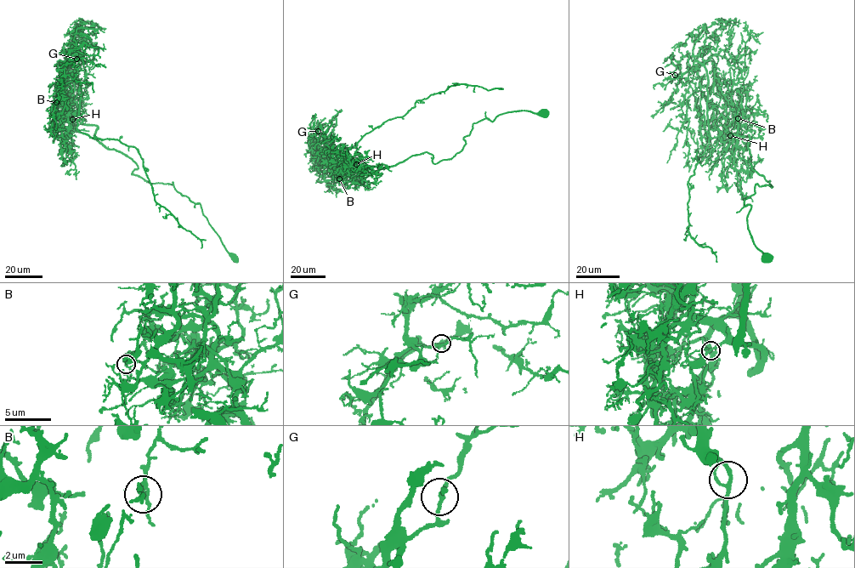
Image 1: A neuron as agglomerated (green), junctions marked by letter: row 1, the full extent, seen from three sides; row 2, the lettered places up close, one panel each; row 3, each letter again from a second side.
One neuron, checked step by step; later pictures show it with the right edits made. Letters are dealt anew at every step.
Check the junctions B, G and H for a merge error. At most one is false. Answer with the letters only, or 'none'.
B

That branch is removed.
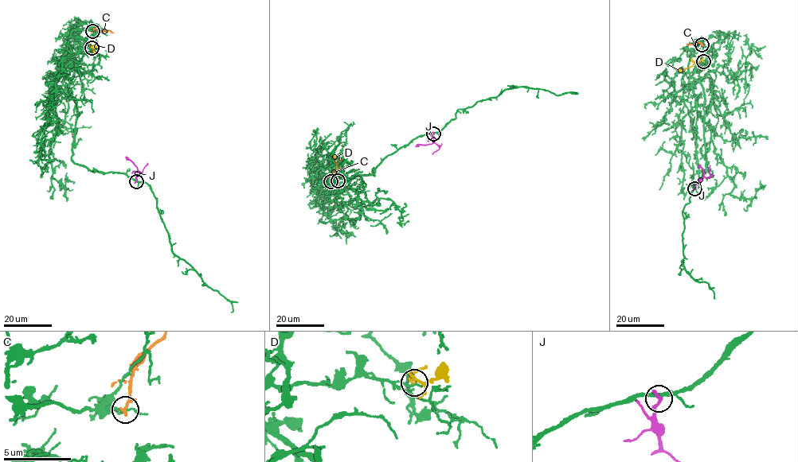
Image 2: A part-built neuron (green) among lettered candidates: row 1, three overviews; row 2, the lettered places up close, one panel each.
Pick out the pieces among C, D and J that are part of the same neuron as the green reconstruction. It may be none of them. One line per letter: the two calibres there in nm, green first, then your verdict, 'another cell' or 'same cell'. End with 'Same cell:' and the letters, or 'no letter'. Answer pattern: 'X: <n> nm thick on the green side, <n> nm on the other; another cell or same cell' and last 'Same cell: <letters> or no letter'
C: 130 nm thick on the green side, 180 nm on the other; another cell
D: 180 nm thick on the green side, 100 nm on the other; another cell
J: 280 nm thick on the green side, 280 nm on the other; another cell
Same cell: no letter

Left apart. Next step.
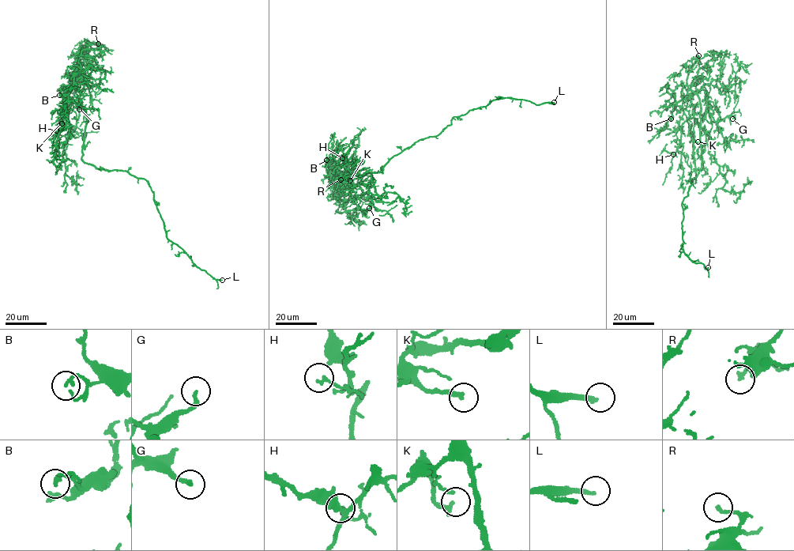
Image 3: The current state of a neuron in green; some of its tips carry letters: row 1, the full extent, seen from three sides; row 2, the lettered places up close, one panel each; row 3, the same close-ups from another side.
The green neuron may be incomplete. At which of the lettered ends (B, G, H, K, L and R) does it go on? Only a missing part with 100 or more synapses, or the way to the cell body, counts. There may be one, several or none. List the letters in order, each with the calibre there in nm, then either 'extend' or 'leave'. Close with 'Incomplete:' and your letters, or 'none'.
B: 160 nm | leave
G: 190 nm | leave
H: 150 nm | leave
K: 220 nm | leave
L: 220 nm | extend
R: 170 nm | leave
Incomplete: L

